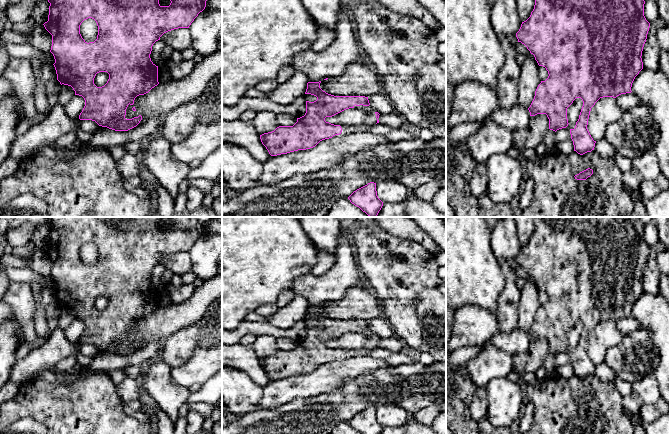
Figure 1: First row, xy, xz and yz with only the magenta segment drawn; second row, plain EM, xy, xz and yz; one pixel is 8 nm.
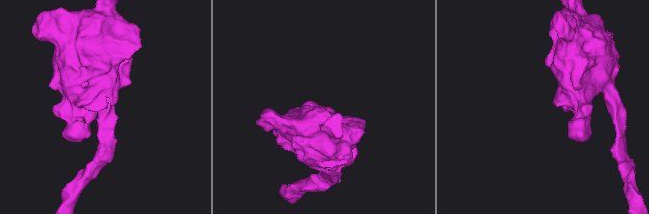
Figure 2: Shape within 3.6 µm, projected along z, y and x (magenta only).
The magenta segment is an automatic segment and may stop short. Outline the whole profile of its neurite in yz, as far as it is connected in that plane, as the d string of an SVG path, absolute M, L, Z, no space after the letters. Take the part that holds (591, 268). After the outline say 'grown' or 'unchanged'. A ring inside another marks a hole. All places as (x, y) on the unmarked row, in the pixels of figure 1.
M532 217L535 224L534 233L531 236L530 241L522 246L519 255L516 257L518 266L524 268L531 278L534 279L535 284L539 290L543 290L548 295L548 302L545 305L541 305L538 309L534 323L528 332L530 340L535 340L537 338L546 338L549 343L549 353L557 355L568 350L567 343L567 332L573 327L576 322L581 322L583 325L583 330L579 339L579 343L576 346L575 352L570 353L571 363L574 369L574 375L578 378L583 379L587 376L594 374L596 365L591 361L587 349L590 339L591 332L595 327L603 321L613 321L616 322L621 318L631 317L632 307L635 301L643 293L642 286L642 275L644 268L647 263L647 258L649 255L650 247L646 244L644 240L644 228L641 217Z; unchanged

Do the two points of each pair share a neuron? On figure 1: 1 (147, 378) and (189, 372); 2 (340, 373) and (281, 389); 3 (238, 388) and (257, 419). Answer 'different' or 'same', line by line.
1: different
2: same
3: different

